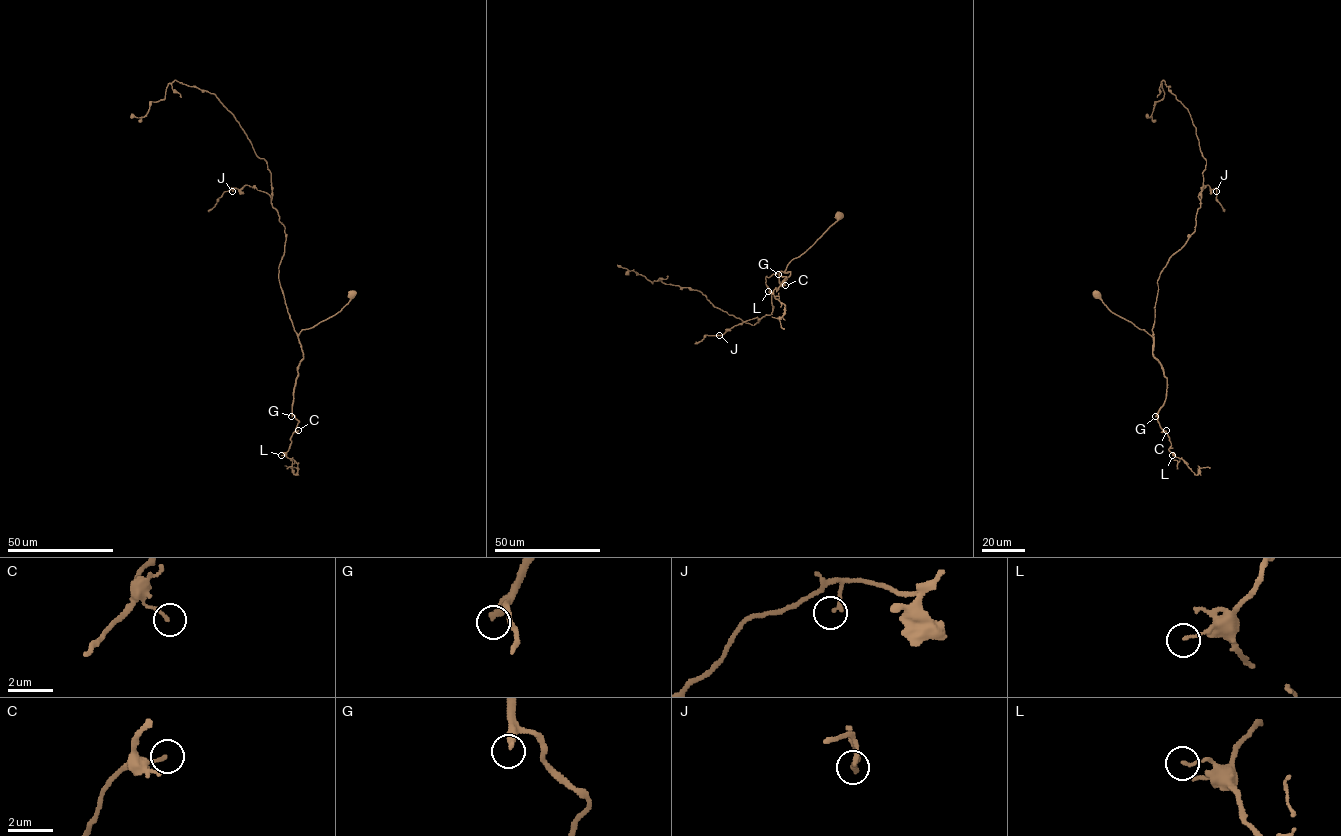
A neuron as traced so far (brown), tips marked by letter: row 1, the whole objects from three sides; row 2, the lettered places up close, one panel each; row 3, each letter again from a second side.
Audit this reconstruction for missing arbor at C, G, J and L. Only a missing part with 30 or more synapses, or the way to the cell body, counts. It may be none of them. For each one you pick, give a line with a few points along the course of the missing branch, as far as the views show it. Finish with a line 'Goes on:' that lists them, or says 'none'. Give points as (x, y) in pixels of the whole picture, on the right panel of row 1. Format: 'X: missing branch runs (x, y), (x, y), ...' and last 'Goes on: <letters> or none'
G: missing branch runs (1155, 416), (1142, 420), (1144, 446), (1154, 442), (1145, 426), (1157, 412), (1179, 432), (1194, 419)
Goes on: G

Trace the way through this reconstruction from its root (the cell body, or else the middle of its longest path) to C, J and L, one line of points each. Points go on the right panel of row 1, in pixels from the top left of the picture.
C: (1097, 293), (1110, 310), (1153, 338), (1153, 356), (1167, 379), (1166, 399), (1157, 414), (1160, 427), (1166, 430)
J: (1097, 293), (1110, 310), (1152, 336), (1160, 274), (1194, 230), (1199, 193), (1207, 185), (1216, 191)
L: (1097, 293), (1110, 310), (1153, 338), (1153, 356), (1167, 379), (1166, 399), (1157, 420), (1169, 438), (1172, 455)

